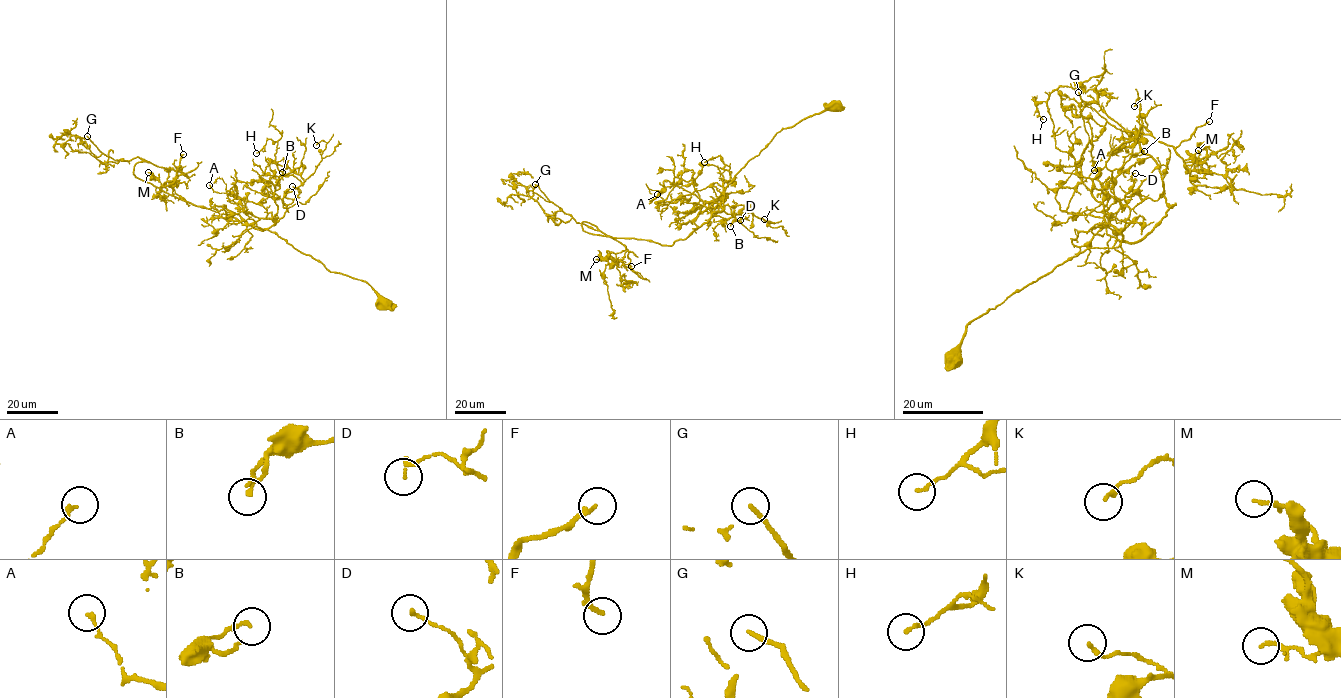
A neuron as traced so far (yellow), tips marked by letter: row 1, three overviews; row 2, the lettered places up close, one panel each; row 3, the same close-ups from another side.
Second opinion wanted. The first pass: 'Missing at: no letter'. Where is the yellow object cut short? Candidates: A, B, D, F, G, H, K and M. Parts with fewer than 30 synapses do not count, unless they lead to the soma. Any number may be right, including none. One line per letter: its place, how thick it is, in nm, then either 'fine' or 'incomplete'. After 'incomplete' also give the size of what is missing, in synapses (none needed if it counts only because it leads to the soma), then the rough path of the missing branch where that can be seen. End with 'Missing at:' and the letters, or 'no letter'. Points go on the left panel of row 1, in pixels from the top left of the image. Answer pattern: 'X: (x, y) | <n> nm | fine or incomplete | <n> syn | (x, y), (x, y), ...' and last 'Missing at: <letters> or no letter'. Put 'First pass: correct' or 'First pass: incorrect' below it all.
A: (209, 185) | 150 nm | fine
B: (282, 172) | 160 nm | fine
D: (292, 186) | 160 nm | fine
F: (183, 154) | 180 nm | fine
G: (87, 136) | 160 nm | incomplete | 70 syn | (87, 136), (80, 127), (88, 119), (100, 133)
H: (256, 153) | 130 nm | fine
K: (316, 145) | 180 nm | fine
M: (148, 172) | 120 nm | fine
Missing at: G
First pass: incorrect

